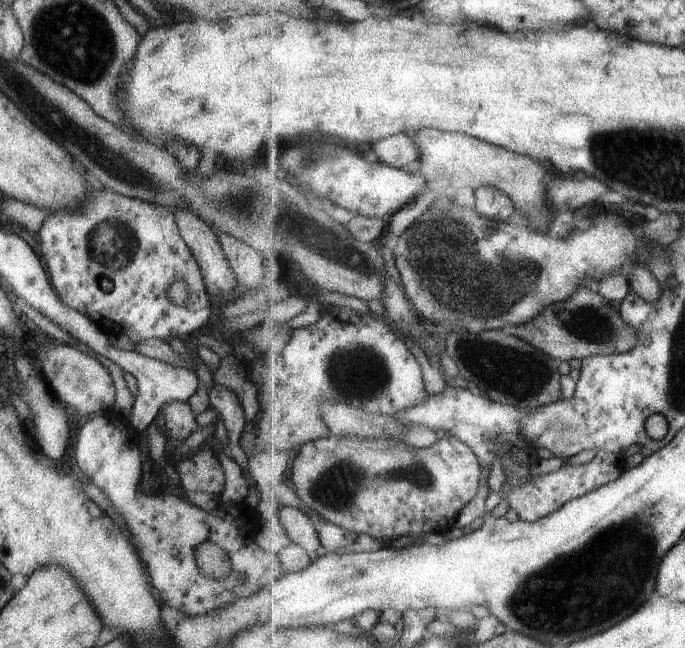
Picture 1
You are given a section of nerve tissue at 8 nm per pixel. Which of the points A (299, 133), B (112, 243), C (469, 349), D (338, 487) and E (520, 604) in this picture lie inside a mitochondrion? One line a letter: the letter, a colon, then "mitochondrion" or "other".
A: other
B: mitochondrion
C: mitochondrion
D: mitochondrion
E: mitochondrion

